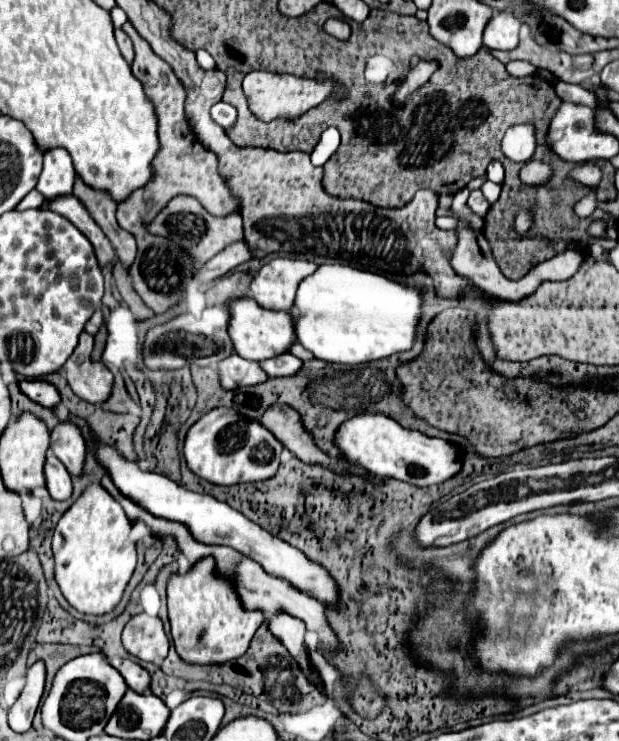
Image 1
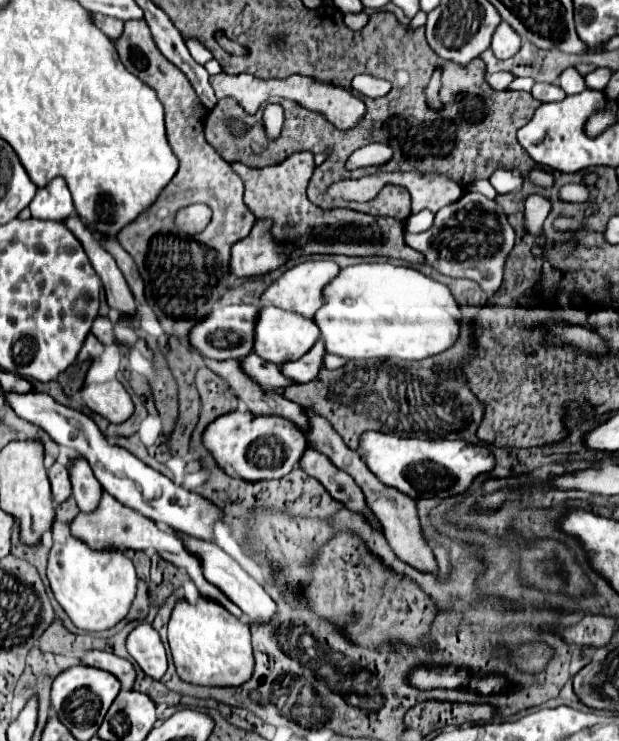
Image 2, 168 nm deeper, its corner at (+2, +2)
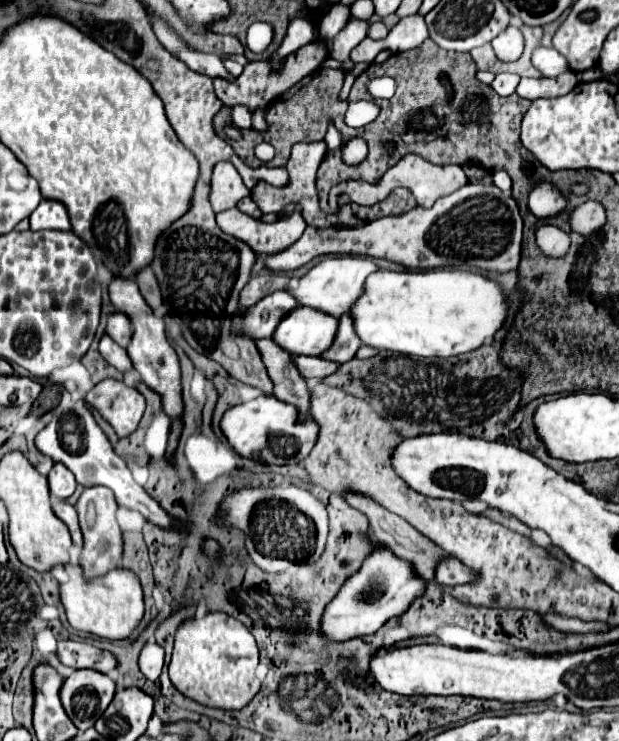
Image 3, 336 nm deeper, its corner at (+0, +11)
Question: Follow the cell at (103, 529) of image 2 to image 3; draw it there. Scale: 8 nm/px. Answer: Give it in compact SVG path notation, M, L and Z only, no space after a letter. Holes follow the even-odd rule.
M54 501L54 503L52 503L52 509L54 509L56 517L60 517L60 519L68 525L68 529L70 529L70 533L72 533L74 547L82 547L82 533L80 533L76 509L74 509L70 503L66 503L66 501Z

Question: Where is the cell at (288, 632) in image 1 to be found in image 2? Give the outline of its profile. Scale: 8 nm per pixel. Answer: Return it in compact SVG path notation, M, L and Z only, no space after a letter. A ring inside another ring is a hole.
M180 534L180 538L184 540L184 546L200 556L202 560L202 568L204 568L204 576L208 578L208 582L212 582L214 586L218 586L224 594L228 594L228 598L246 614L246 618L250 620L250 624L266 624L266 620L276 620L276 602L270 598L270 594L264 590L264 586L260 586L250 574L246 574L242 570L242 566L230 558L222 548L218 548L216 544L210 544L210 542L202 542L202 540L196 540L196 538L188 538L184 534Z

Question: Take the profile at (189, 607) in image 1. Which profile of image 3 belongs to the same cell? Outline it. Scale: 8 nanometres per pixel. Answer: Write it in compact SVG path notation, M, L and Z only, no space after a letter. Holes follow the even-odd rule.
M206 613L204 619L190 619L176 631L176 643L172 651L172 661L168 665L172 685L188 699L202 703L204 707L238 711L244 709L260 691L262 681L256 677L258 667L258 647L248 629L234 617L226 613Z

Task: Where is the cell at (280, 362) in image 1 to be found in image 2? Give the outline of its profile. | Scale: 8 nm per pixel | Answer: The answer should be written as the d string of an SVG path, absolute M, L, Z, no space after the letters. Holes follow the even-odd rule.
M318 340L304 358L298 358L296 362L284 362L280 364L280 370L284 370L286 378L292 378L294 382L310 382L318 376L318 370L322 368L322 356L326 354L324 344Z

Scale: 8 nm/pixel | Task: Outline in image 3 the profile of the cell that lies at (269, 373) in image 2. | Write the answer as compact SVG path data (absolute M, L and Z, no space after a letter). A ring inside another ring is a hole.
M294 357L294 363L298 365L304 379L324 379L330 373L336 373L340 369L340 363L322 359L322 357Z

